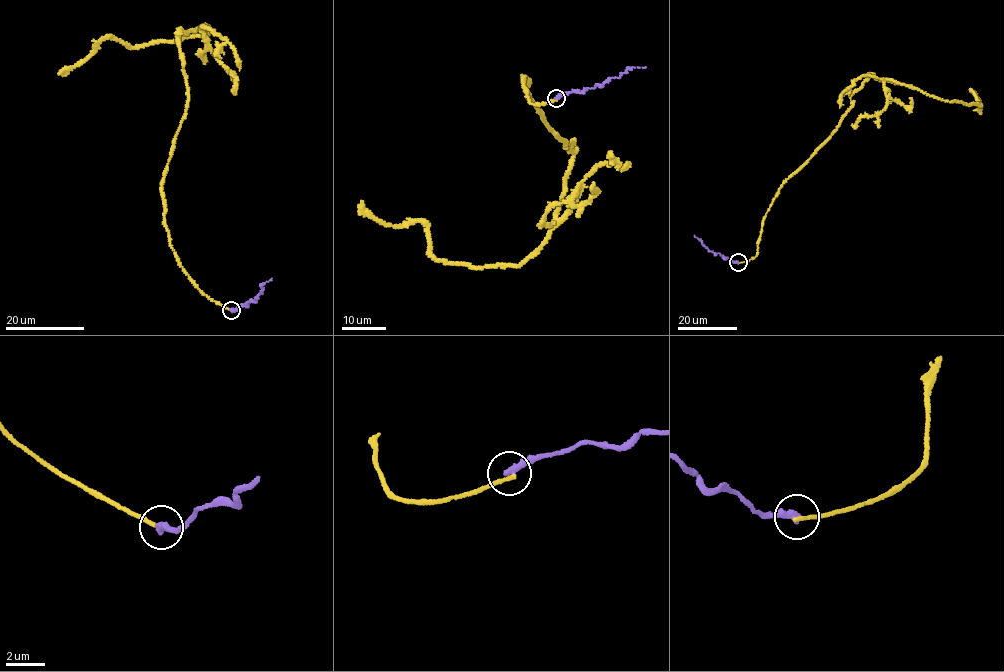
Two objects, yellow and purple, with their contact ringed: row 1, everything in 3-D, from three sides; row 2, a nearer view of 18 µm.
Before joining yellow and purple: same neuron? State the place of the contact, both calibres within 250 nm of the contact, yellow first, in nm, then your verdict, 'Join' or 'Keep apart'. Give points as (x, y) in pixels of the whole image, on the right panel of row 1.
Place: (738, 262). Thickness 240 nm (yellow) against 400 nm. Keep apart

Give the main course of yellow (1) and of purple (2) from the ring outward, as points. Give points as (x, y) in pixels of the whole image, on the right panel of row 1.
1: (738, 262), (756, 255), (782, 182), (835, 130), (870, 73), (980, 104), (971, 90), (981, 104), (974, 109)
2: (738, 262), (716, 254), (694, 236)

